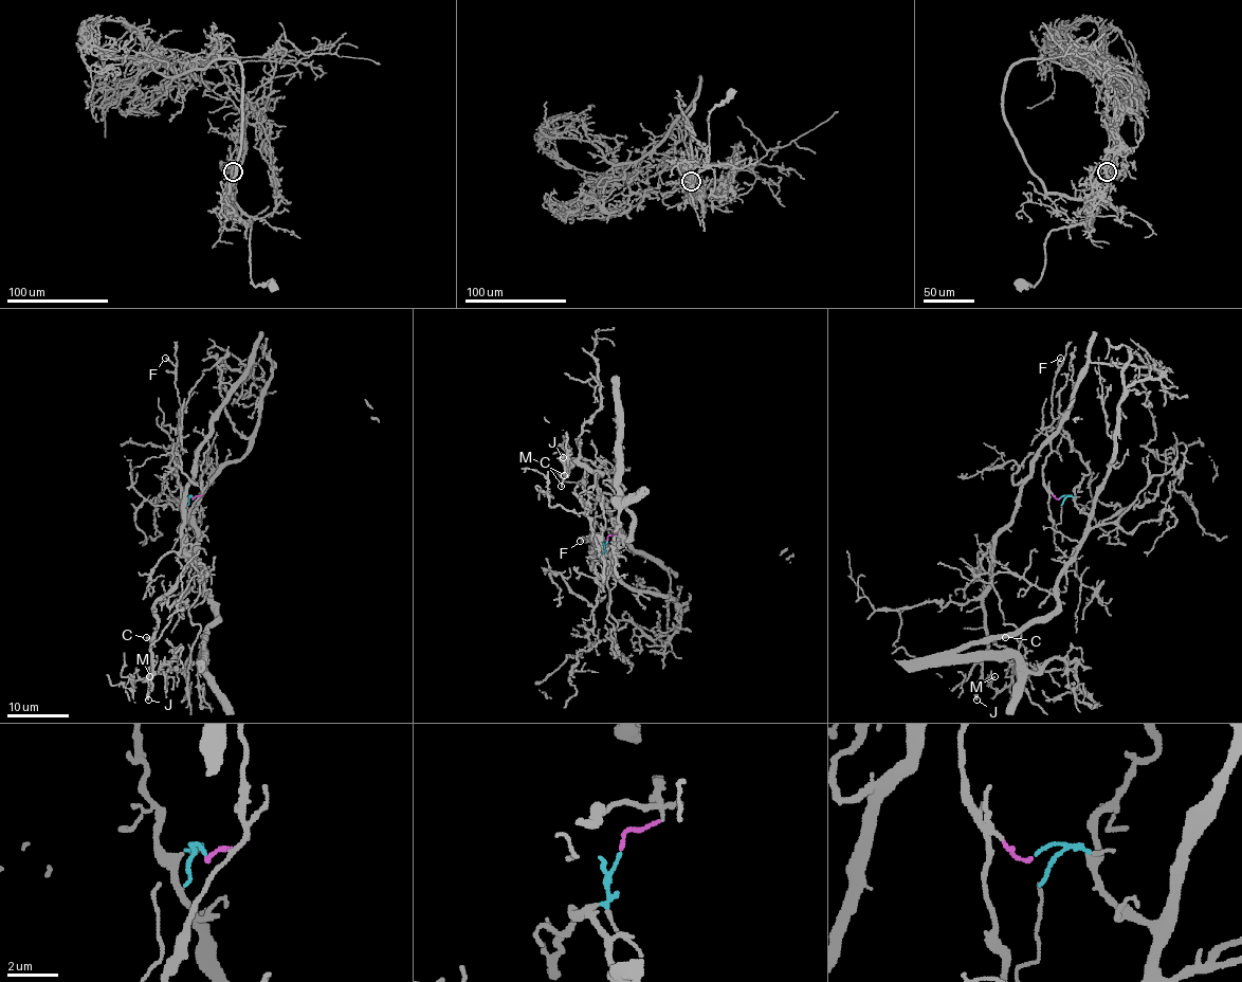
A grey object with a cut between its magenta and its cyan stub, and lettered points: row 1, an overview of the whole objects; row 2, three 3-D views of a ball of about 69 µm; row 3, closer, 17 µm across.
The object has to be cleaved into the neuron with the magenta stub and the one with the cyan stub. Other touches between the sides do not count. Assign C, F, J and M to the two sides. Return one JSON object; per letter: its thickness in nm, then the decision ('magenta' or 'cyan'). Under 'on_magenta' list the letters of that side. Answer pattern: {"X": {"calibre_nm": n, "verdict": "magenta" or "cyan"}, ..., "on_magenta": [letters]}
{"C": {"calibre_nm": 180, "verdict": "magenta"}, "F": {"calibre_nm": 150, "verdict": "cyan"}, "J": {"calibre_nm": 360, "verdict": "magenta"}, "M": {"calibre_nm": 100, "verdict": "magenta"}, "on_magenta": ["C", "J", "M"]}

